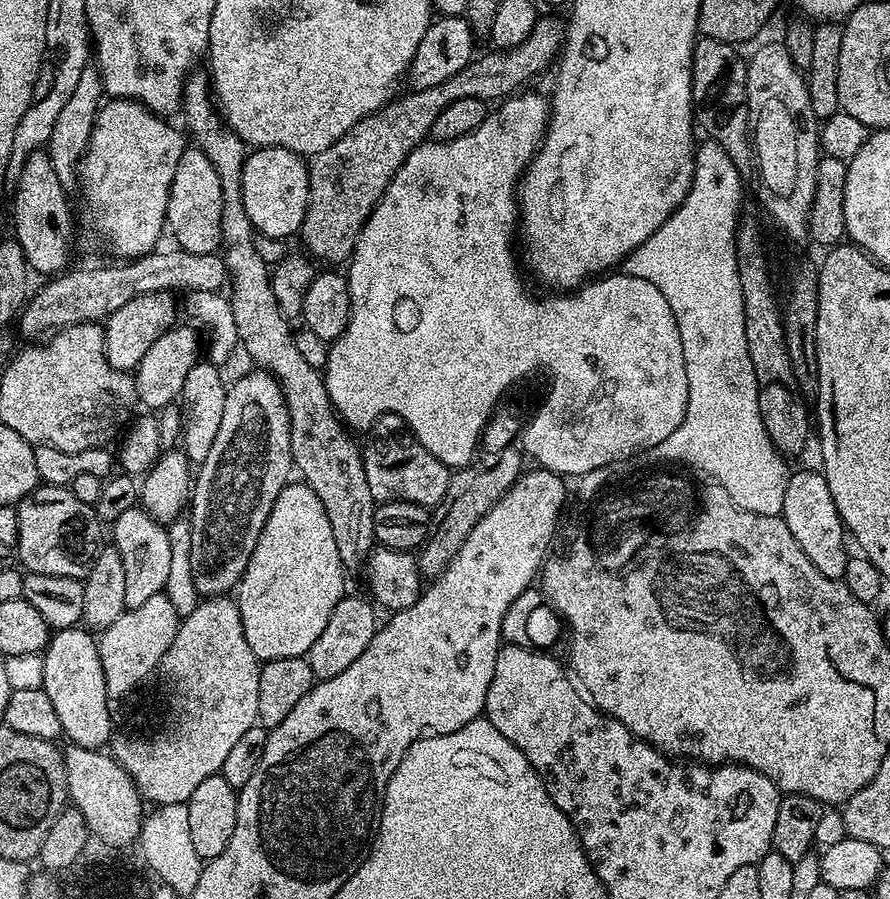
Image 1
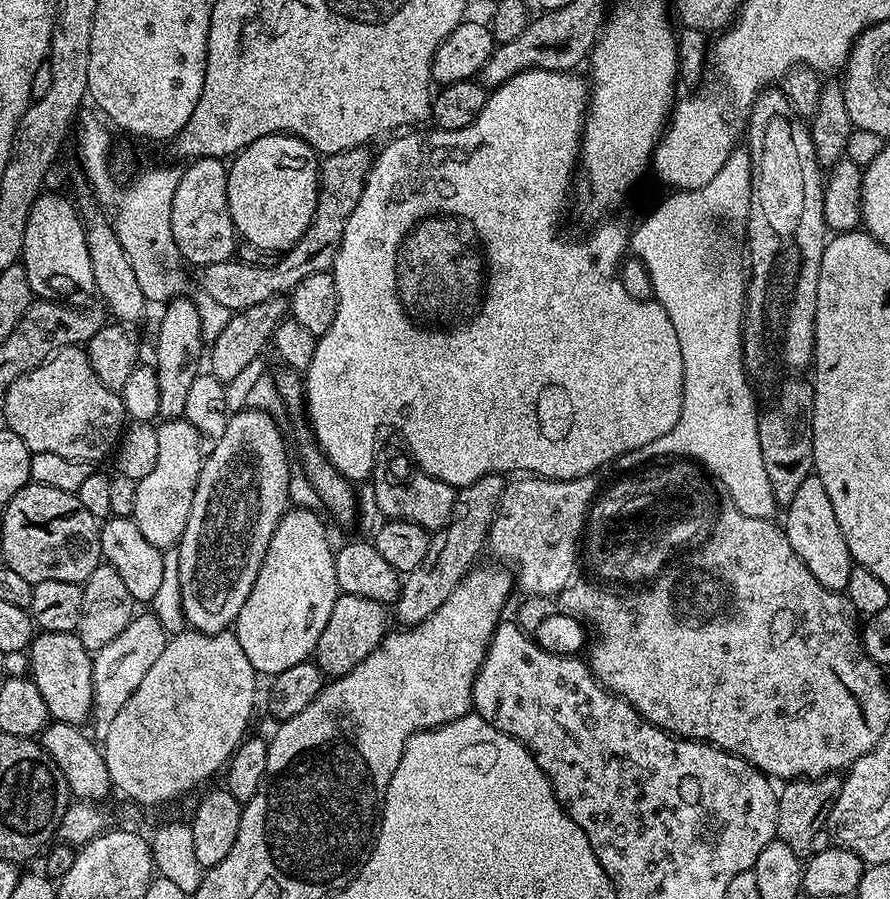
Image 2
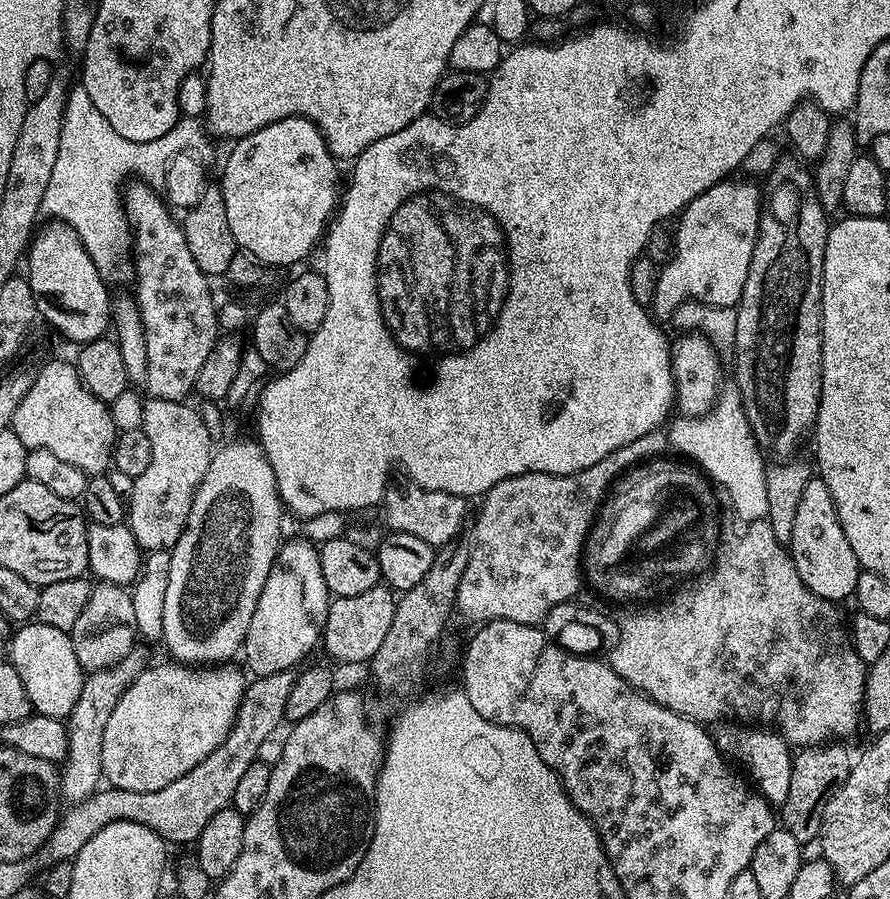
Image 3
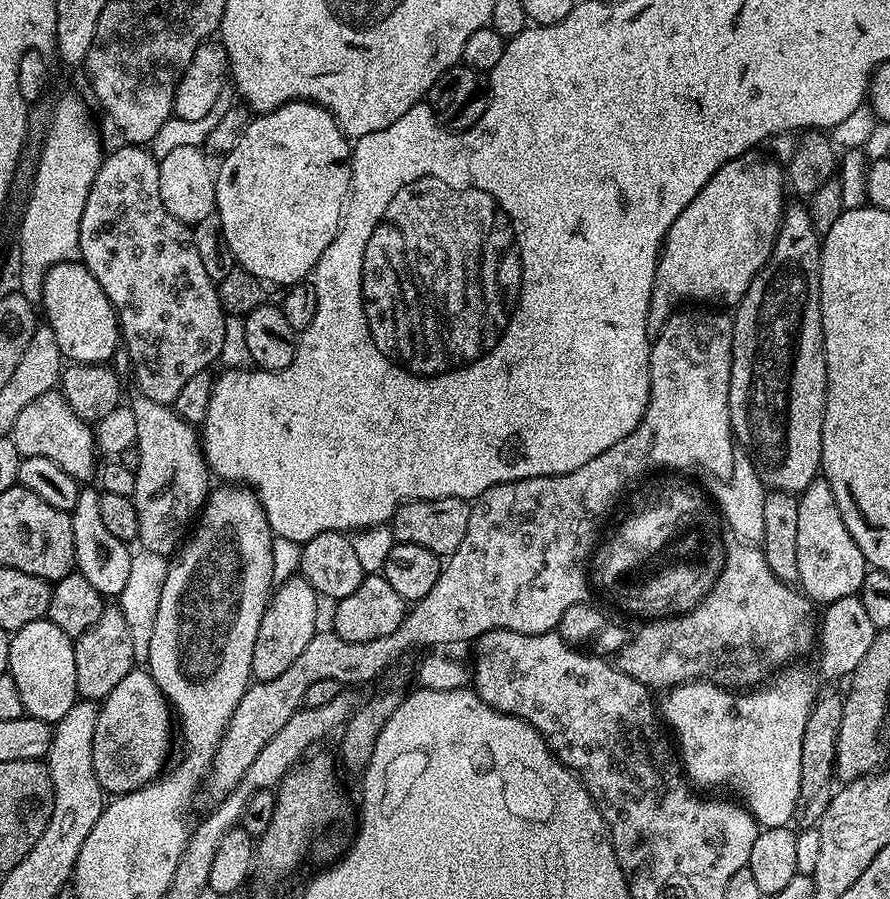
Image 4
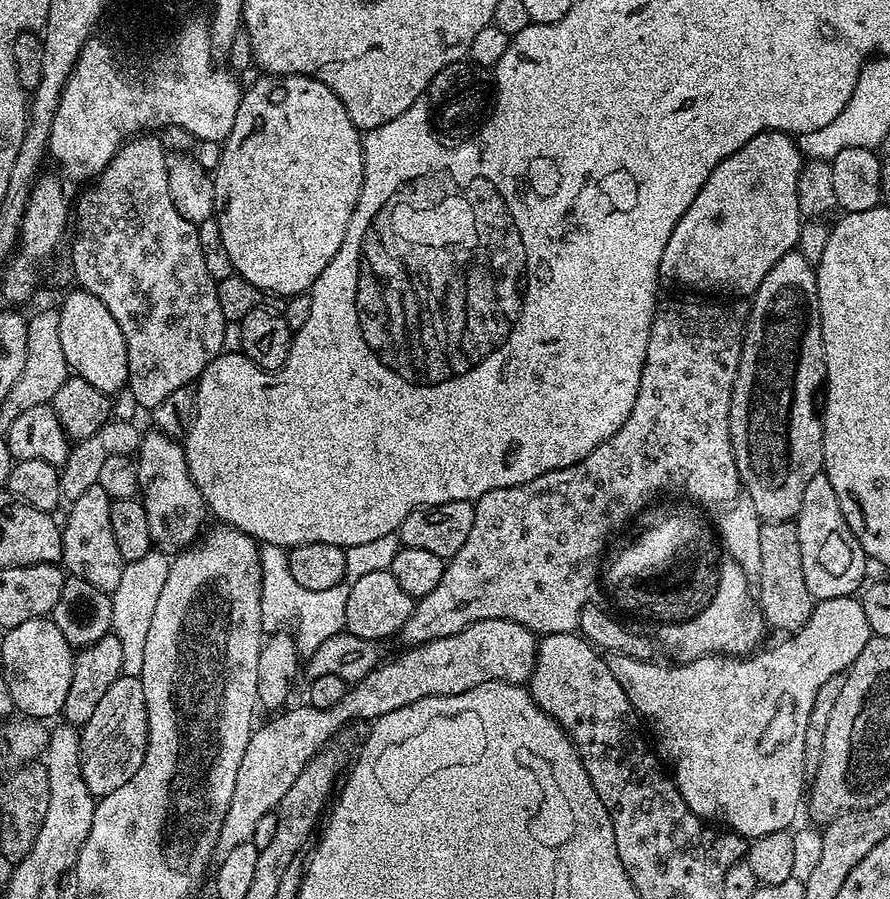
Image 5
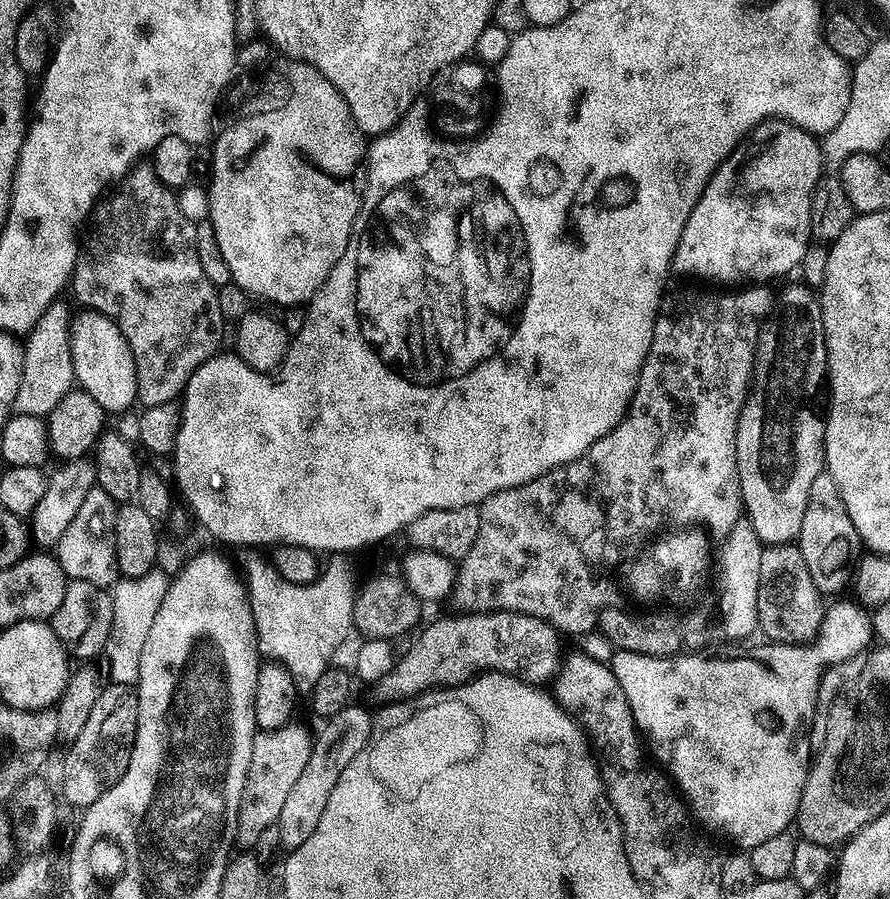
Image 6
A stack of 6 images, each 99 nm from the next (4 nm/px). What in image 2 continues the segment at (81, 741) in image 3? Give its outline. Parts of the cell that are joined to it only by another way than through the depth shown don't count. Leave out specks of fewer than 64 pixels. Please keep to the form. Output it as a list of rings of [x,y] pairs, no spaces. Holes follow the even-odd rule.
[[[137,614],[132,617],[130,626],[114,638],[114,642],[106,642],[102,650],[92,657],[92,715],[90,725],[97,732],[97,737],[104,737],[110,730],[110,722],[118,715],[118,710],[126,706],[130,694],[138,690],[142,678],[154,666],[154,661],[162,655],[162,650],[168,645],[170,634],[151,614]]]

